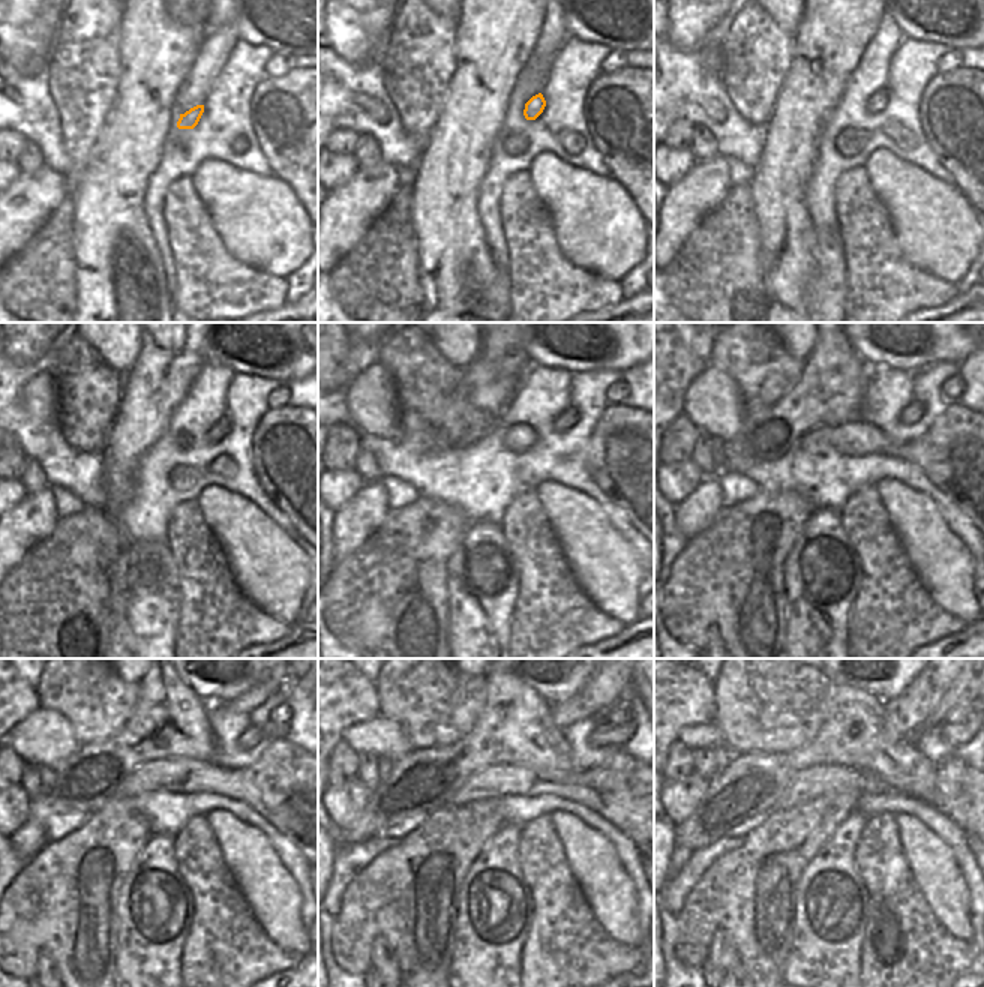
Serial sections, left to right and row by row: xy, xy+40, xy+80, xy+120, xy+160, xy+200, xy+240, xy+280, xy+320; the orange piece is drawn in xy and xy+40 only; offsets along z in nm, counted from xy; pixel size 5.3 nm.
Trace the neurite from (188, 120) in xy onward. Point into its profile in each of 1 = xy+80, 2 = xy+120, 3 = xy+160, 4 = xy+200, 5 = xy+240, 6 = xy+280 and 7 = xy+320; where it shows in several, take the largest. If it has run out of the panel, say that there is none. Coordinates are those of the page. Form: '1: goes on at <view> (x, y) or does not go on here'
1: goes on at xy+80 (878, 102)
2: goes on at xy+120 (222, 426)
3: goes on at xy+160 (570, 417)
4: goes on at xy+200 (914, 411)
5: goes on at xy+240 (252, 737)
6: goes on at xy+280 (605, 735)
7: goes on at xy+320 (957, 735)

